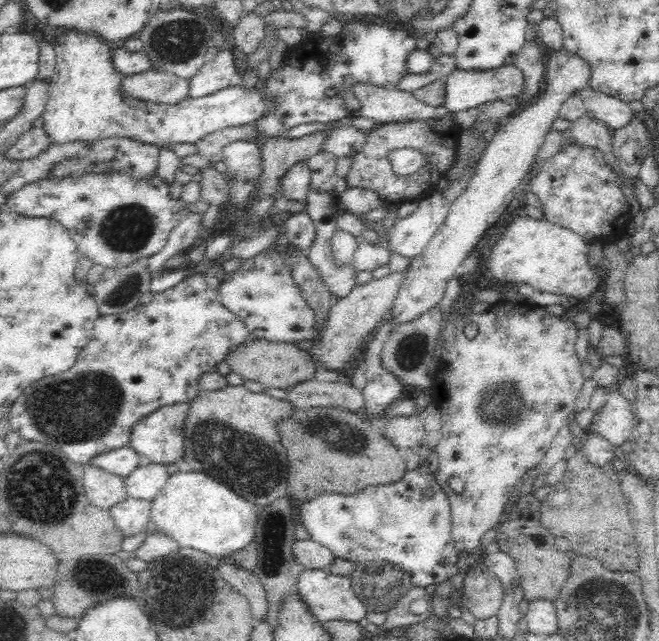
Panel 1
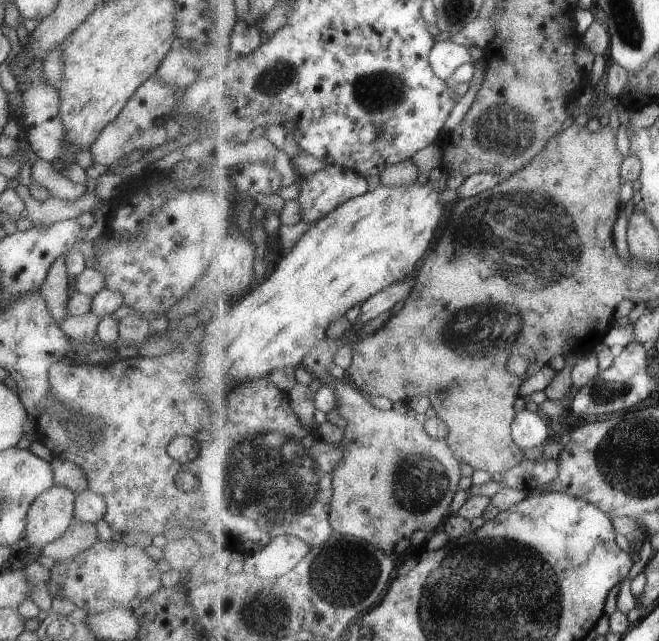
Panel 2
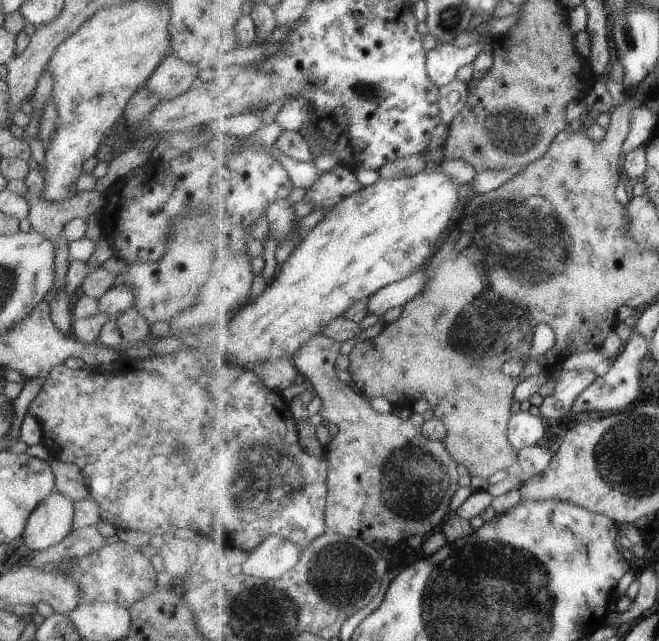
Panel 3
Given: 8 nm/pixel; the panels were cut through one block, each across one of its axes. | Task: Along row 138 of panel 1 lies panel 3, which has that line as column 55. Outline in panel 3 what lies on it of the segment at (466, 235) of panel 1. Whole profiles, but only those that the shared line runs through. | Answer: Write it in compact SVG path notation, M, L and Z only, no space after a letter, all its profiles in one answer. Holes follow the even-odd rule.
M52 491L28 514L21 534L24 545L35 552L57 544L72 529L73 515L74 502Z

